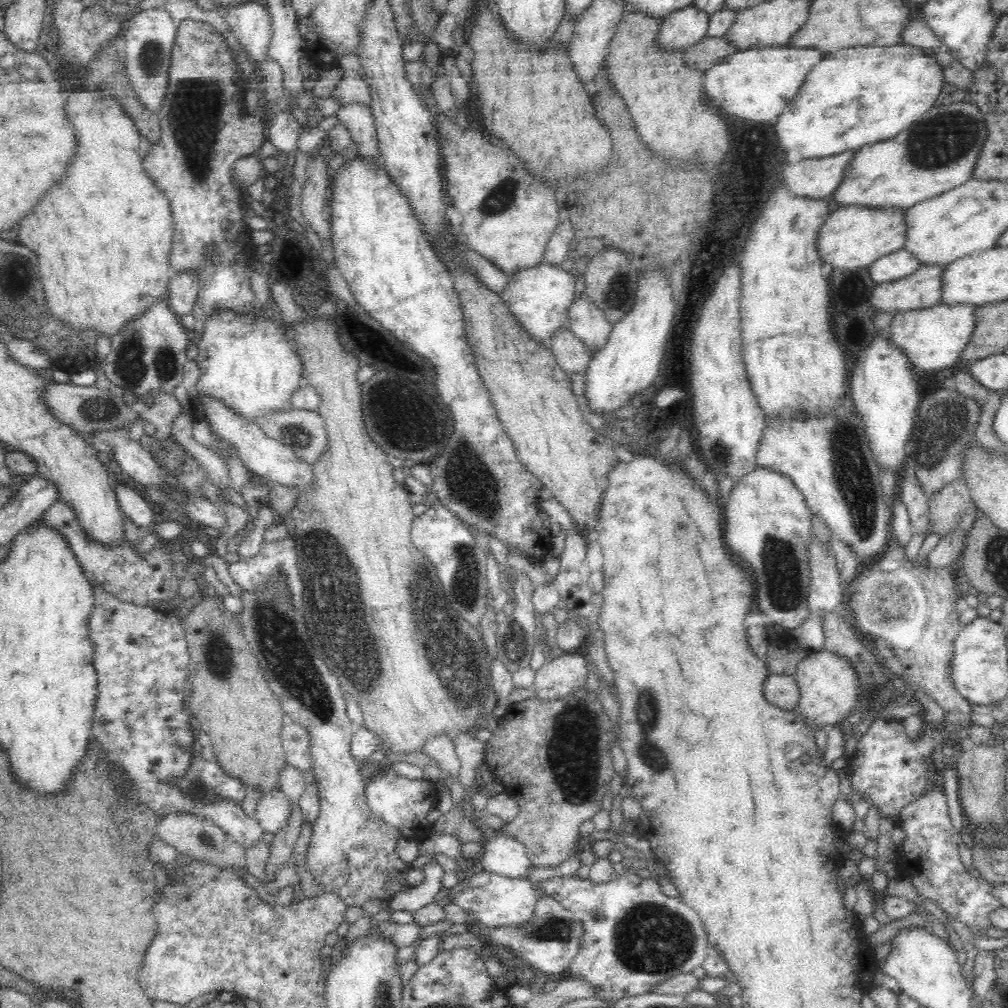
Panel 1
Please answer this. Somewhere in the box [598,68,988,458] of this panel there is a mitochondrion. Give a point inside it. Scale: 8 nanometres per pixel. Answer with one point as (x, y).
(938, 142)

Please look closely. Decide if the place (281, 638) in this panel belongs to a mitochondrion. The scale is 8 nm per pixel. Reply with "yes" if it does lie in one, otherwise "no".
yes

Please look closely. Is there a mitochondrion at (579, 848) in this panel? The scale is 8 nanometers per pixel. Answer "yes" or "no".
no

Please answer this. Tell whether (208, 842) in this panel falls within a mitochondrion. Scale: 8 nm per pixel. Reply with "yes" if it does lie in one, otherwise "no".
yes

